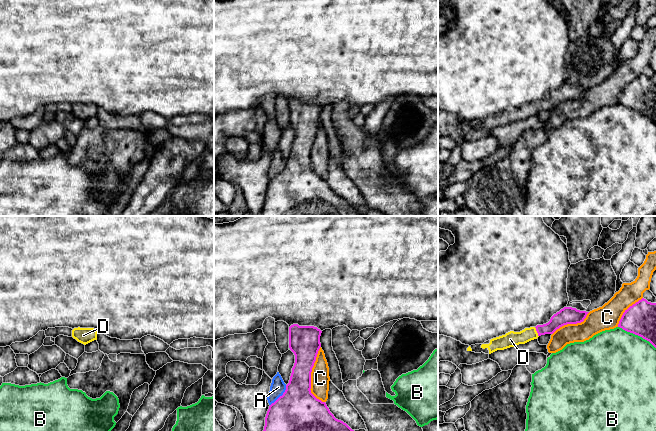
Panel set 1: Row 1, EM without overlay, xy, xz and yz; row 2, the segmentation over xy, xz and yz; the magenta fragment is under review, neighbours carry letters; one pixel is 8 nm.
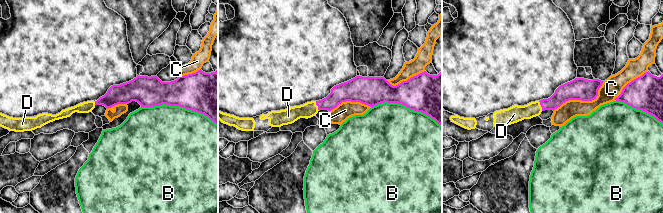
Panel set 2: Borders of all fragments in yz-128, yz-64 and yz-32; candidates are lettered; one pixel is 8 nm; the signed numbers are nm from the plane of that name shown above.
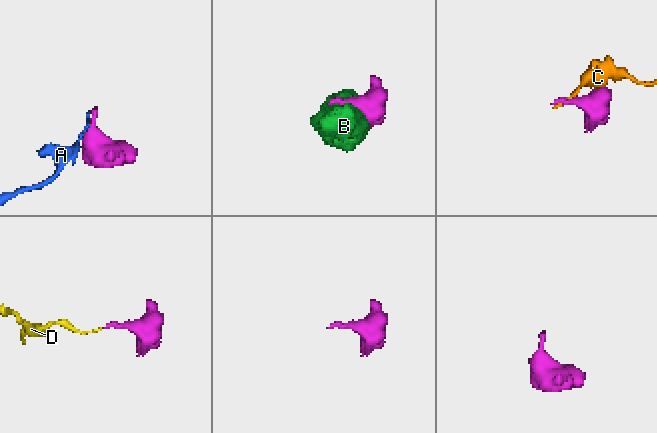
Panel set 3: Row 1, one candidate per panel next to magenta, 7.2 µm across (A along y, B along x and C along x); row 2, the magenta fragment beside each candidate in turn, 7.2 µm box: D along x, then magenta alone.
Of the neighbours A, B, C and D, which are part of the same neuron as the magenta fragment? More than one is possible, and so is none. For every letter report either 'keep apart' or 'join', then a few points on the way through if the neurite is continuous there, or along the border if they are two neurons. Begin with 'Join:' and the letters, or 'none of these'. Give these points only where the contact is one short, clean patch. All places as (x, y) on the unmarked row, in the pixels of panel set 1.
Join: D
A: keep apart; border along xz (286, 161), (285, 167), (270, 181)
B: keep apart
C: keep apart
D: join; runs through yz (563, 93), (549, 104), (537, 108), (510, 115)

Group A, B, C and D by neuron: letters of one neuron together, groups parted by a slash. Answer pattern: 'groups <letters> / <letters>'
groups A / B / C / D

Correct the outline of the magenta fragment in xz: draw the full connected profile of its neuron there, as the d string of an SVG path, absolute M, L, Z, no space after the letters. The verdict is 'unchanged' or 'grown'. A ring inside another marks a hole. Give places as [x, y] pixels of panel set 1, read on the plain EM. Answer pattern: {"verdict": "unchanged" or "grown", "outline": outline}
{"verdict": "unchanged", "outline": "M314 102L289 103L289 124L295 131L286 166L269 182L260 216L366 216L330 188L325 178L311 169L311 148L321 123L322 107Z"}

